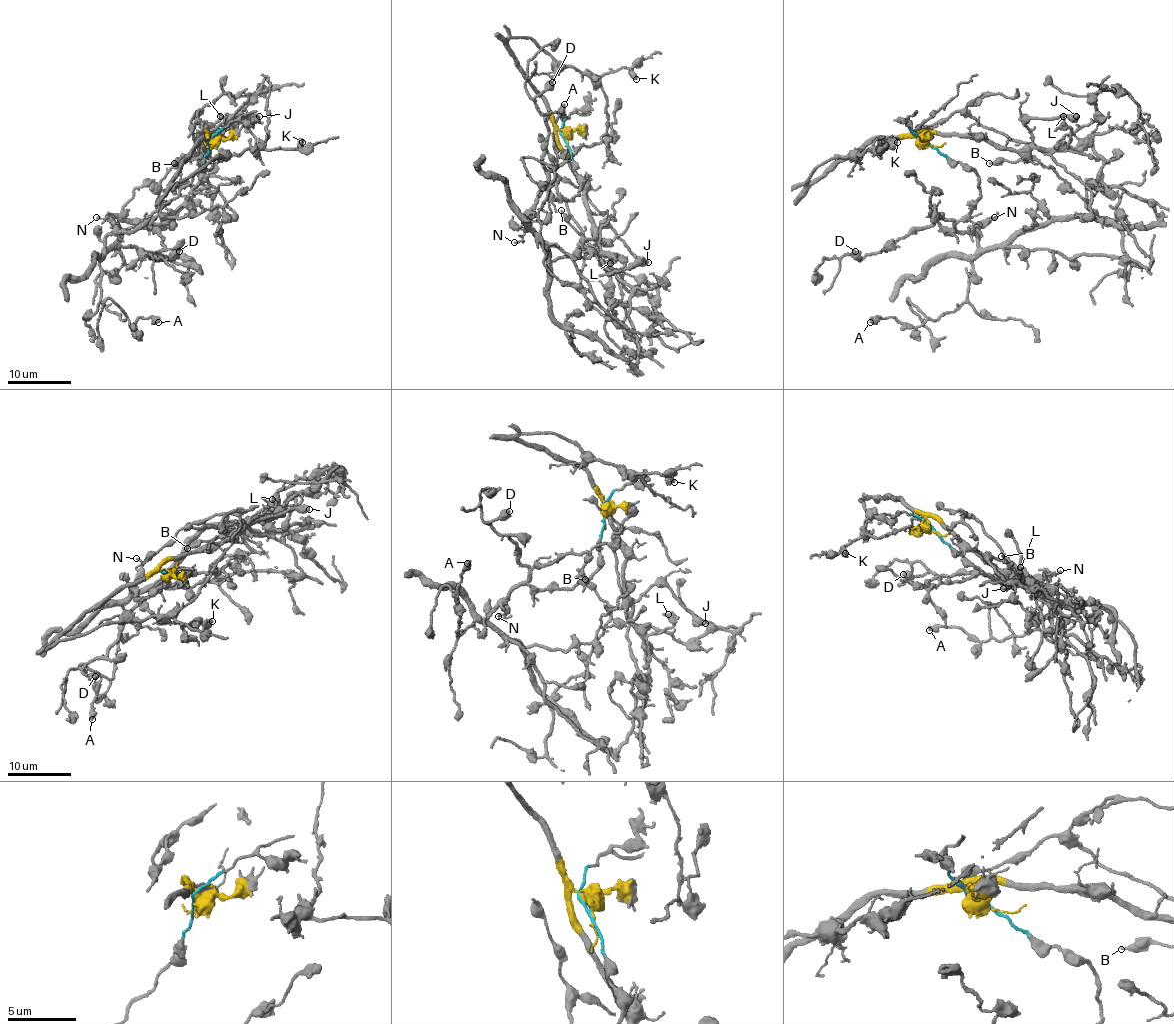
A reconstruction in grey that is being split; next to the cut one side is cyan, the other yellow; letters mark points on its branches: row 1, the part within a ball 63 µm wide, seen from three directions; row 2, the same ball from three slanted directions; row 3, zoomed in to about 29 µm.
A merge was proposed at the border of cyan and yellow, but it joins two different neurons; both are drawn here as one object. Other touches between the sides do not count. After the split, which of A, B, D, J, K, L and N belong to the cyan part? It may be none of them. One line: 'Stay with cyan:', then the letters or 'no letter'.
Stay with cyan: A, D, N

